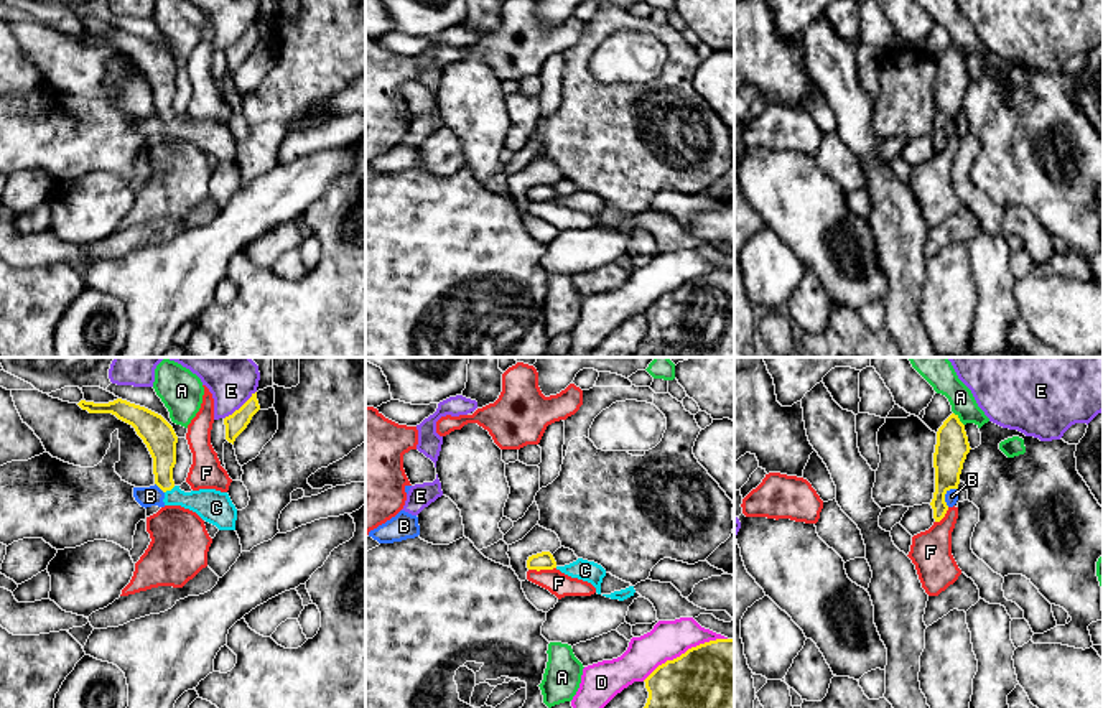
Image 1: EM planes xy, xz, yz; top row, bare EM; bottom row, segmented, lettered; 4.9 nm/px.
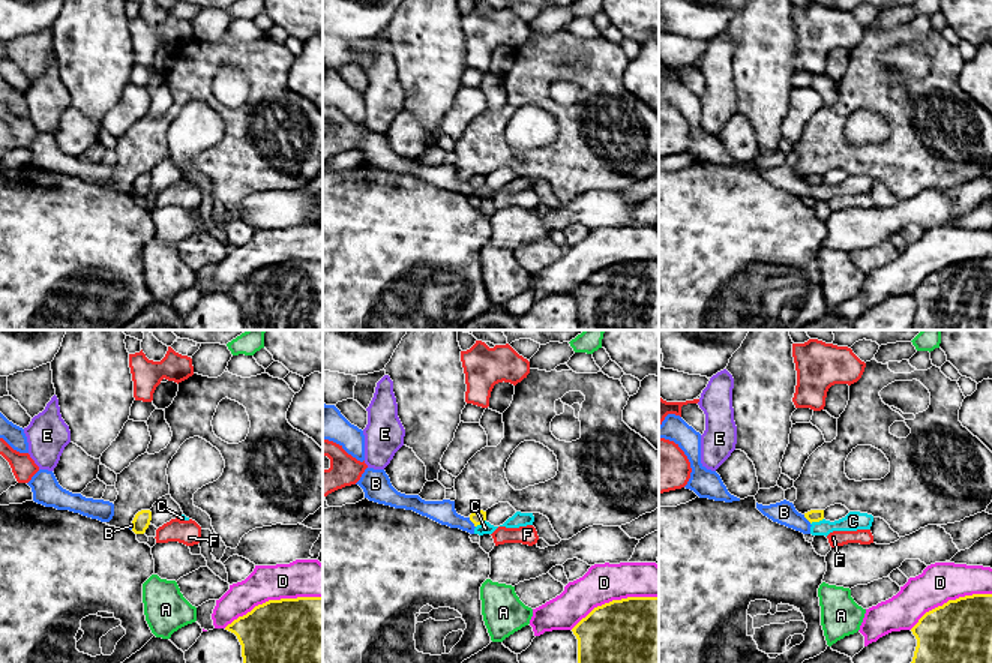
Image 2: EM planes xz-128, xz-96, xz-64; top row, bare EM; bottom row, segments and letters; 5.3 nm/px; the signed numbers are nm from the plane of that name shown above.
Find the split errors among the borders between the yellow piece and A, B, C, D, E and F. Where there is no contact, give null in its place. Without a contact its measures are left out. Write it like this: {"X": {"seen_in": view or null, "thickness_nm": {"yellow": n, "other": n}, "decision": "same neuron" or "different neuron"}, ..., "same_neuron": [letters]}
{"A": {"seen_in": "yz", "thickness_nm": {"yellow": 160, "other": 130}, "decision": "different neuron"}, "B": {"seen_in": "yz", "thickness_nm": {"yellow": 160, "other": 60}, "decision": "different neuron"}, "C": {"seen_in": "xy", "thickness_nm": {"yellow": 150, "other": 160}, "decision": "different neuron"}, "D": {"seen_in": "xz", "thickness_nm": {"yellow": 500, "other": 190}, "decision": "different neuron"}, "E": {"seen_in": "xy", "thickness_nm": {"yellow": 100, "other": 190}, "decision": "different neuron"}, "F": {"seen_in": "xz", "thickness_nm": {"yellow": 90, "other": 120}, "decision": "different neuron"}, "same_neuron": []}

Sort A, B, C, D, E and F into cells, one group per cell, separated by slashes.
A / B C / D / E / F

